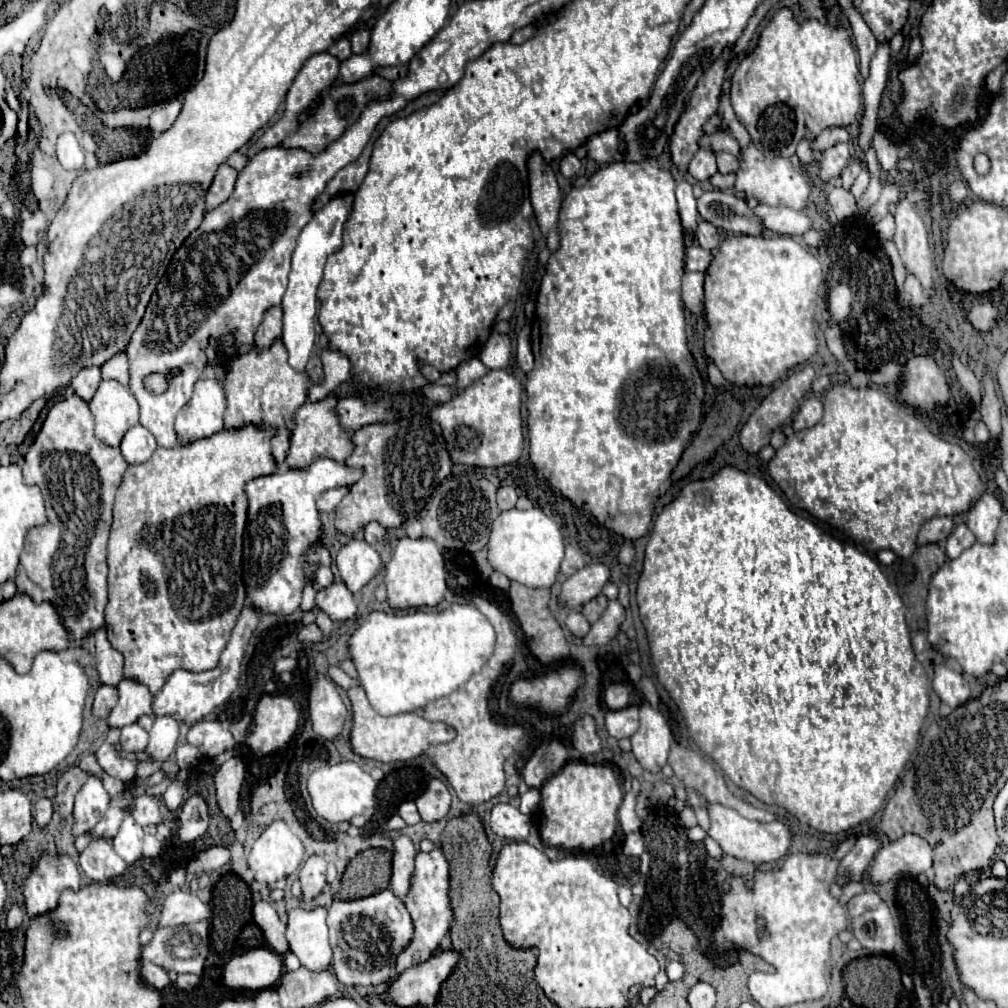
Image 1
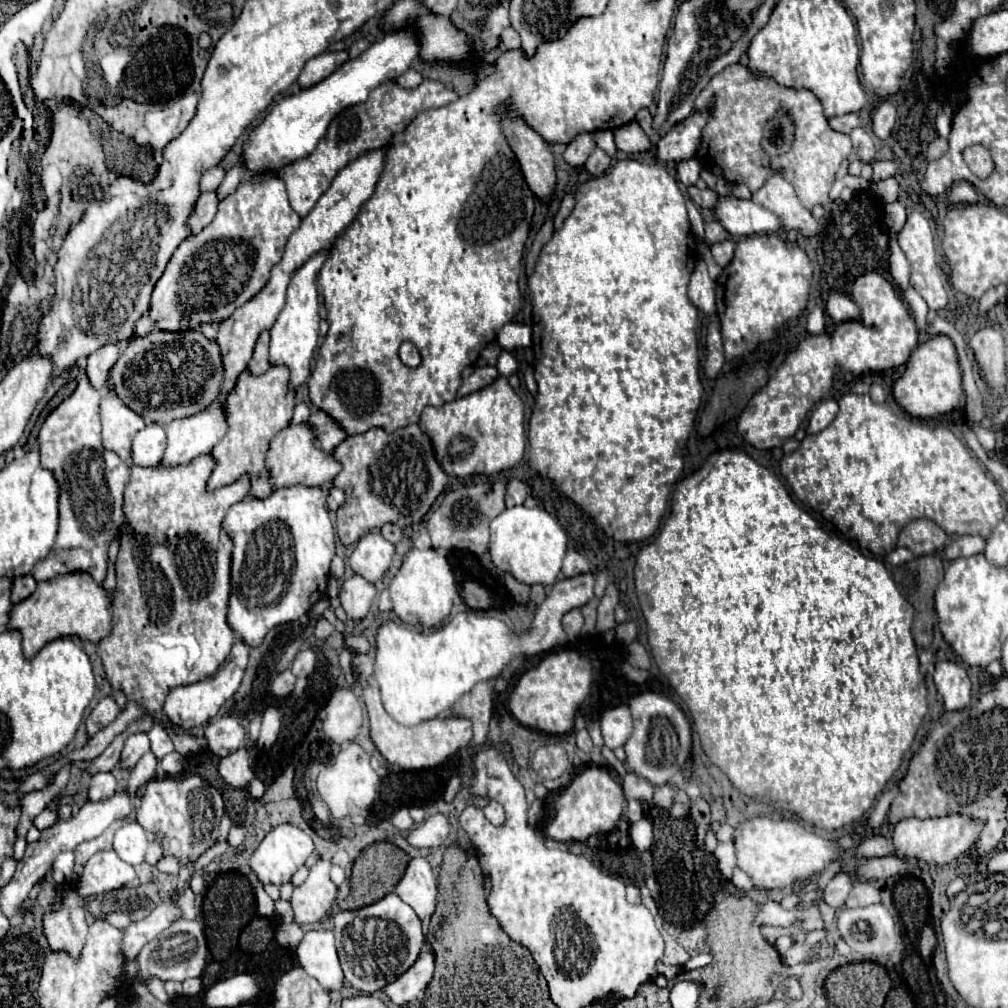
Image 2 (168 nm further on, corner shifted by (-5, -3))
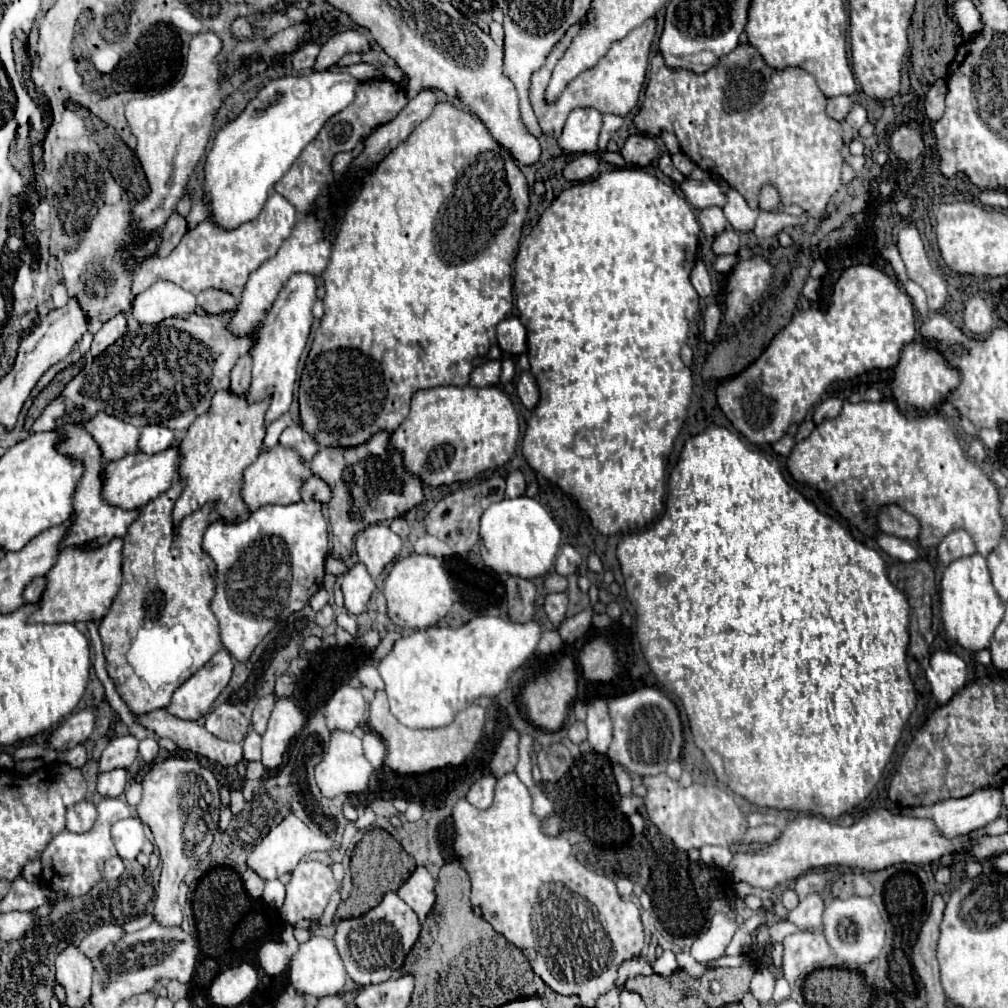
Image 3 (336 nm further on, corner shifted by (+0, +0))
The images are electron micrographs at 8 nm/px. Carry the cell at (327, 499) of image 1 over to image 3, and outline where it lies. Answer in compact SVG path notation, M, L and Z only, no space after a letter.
M312 476L304 486L302 486L302 500L308 502L308 500L318 500L322 504L328 504L332 498L332 492L330 492L330 486L318 478L318 476Z

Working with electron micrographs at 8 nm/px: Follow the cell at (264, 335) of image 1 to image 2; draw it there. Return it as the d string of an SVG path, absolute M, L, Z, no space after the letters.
M263 331L255 343L255 351L253 351L253 357L247 365L247 371L253 373L253 375L261 375L265 373L271 365L269 365L269 359L267 359L267 347L269 347L269 331Z

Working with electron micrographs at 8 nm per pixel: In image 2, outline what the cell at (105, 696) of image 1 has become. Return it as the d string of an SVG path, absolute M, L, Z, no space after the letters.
M113 697L101 699L101 701L97 703L97 707L91 711L91 715L87 717L87 721L85 721L89 737L93 737L99 729L107 727L117 715L119 715L119 707L117 707L115 699L113 699Z

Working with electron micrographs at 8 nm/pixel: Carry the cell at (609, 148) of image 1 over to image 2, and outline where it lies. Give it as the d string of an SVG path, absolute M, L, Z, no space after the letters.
M595 149L589 159L585 161L585 169L591 173L591 175L603 175L603 171L607 171L611 167L611 157L603 151L603 149Z

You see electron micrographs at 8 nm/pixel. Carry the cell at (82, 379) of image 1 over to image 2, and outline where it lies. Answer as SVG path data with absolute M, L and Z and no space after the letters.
M105 343L101 349L97 349L87 357L87 377L95 389L101 389L107 385L109 369L117 357L119 357L117 343Z

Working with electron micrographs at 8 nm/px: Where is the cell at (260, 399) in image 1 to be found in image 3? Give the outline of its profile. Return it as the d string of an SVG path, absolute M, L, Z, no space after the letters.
M220 390L214 394L208 412L198 416L186 432L186 438L180 442L182 462L180 462L180 478L186 482L176 506L174 506L174 522L180 522L186 514L202 508L208 502L214 502L216 512L224 520L240 522L250 516L250 508L242 500L242 474L262 450L262 440L266 436L264 414L268 410L270 398L260 402L250 402L248 396L238 396L230 390Z

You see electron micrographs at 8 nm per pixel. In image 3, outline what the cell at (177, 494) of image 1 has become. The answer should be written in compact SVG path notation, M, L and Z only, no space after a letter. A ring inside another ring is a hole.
M182 480L172 482L164 494L142 506L138 518L130 524L124 536L124 582L110 612L100 622L108 676L134 714L166 708L174 690L222 648L218 620L210 610L214 560L202 552L202 536L212 520L214 504L204 504L198 512L174 524L172 508L182 488ZM140 630L152 634L152 650L150 646L144 648L136 666L128 660L128 650Z

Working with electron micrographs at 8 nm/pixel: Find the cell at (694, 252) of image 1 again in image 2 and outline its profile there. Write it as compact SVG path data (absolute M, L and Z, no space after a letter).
M727 239L727 241L721 241L721 243L713 243L711 245L711 253L713 253L713 259L721 265L721 267L727 267L735 255L735 247L737 247L737 241L735 239Z

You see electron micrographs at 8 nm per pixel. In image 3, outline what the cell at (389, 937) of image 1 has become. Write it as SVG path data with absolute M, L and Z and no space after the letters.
M386 892L382 902L374 906L370 912L358 918L340 920L336 924L334 942L348 976L356 984L368 986L390 980L402 968L408 952L418 940L418 934L420 934L420 922L414 910L396 892Z

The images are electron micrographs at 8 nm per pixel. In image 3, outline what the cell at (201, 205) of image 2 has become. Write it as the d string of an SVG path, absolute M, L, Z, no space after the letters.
M172 212L172 216L168 218L168 222L164 224L164 232L162 232L162 248L158 250L158 256L168 256L178 242L182 240L182 236L188 232L188 222L184 216L180 216L178 212Z

